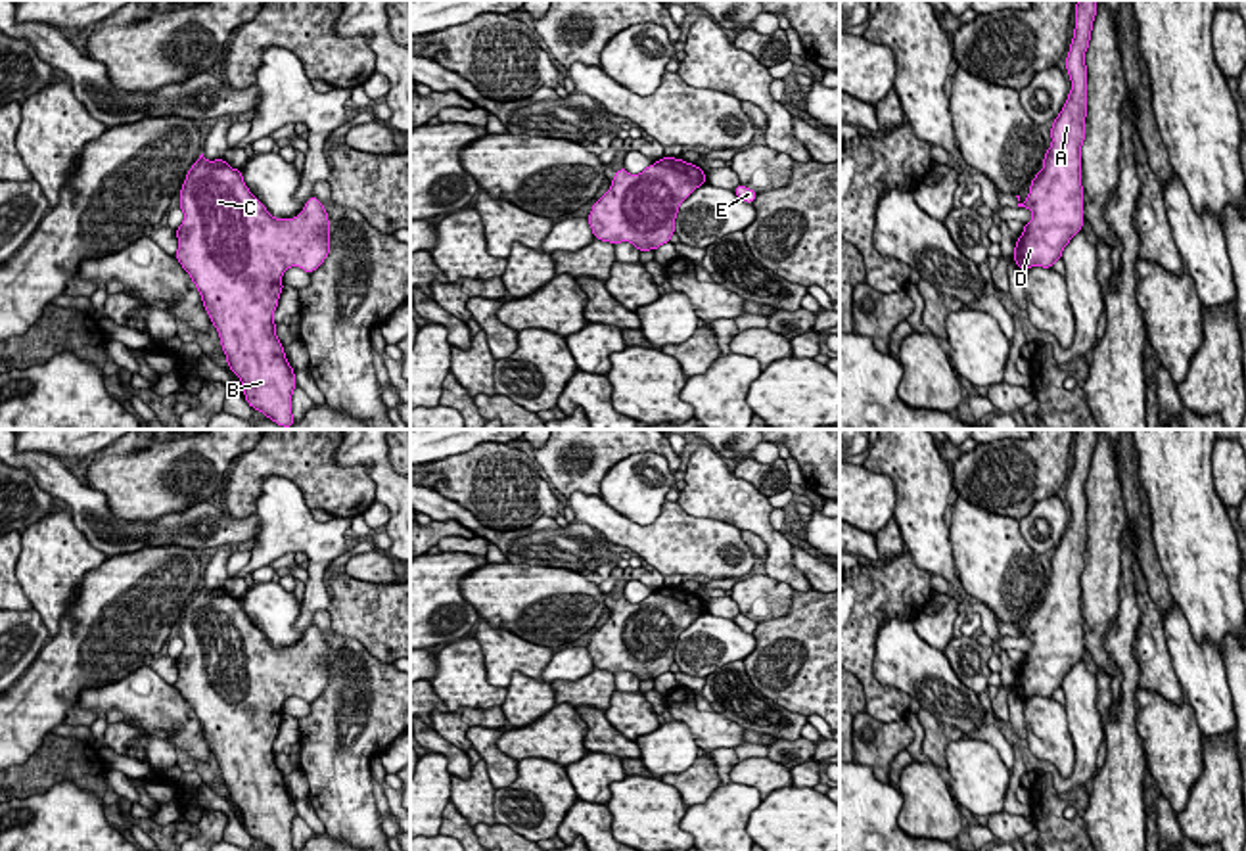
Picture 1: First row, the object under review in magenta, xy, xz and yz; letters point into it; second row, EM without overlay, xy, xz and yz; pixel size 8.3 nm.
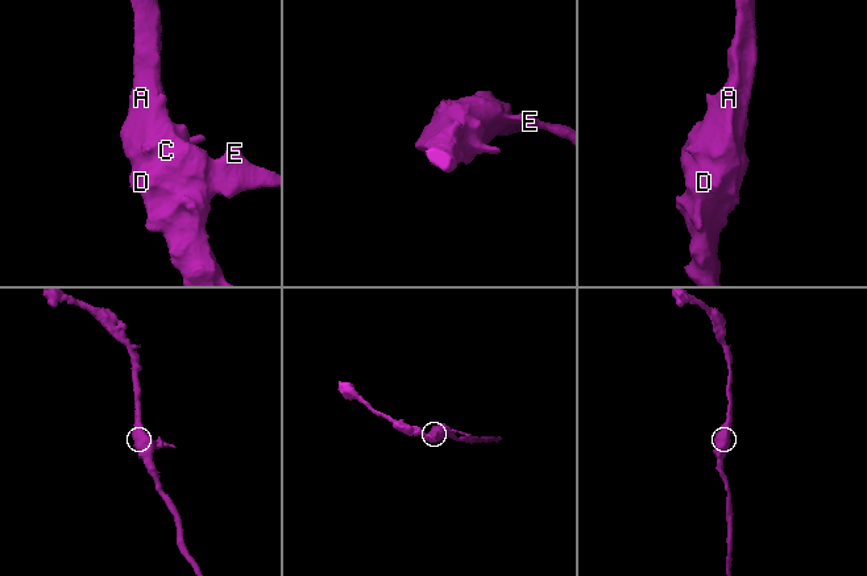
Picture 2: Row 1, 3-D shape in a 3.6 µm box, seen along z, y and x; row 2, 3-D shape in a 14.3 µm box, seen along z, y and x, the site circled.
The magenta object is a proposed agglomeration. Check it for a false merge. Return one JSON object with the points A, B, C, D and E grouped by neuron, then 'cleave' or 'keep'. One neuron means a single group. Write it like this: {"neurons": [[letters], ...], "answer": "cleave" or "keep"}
{"neurons": [["A", "B", "C", "D", "E"]], "answer": "keep"}

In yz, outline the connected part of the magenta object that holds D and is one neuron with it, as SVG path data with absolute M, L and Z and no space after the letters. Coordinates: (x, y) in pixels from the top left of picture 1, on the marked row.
M1077 0L1075 29L1066 71L1072 80L1068 100L1050 126L1052 144L1043 169L1029 184L1027 199L1018 203L1033 213L1014 245L1014 261L1022 272L1031 266L1052 268L1064 247L1083 228L1081 146L1087 117L1087 65L1093 21L1098 0Z

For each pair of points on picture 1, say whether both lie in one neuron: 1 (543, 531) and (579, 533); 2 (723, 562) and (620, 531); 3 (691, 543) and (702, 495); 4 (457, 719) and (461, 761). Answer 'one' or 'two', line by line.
1: one
2: one
3: two
4: two

